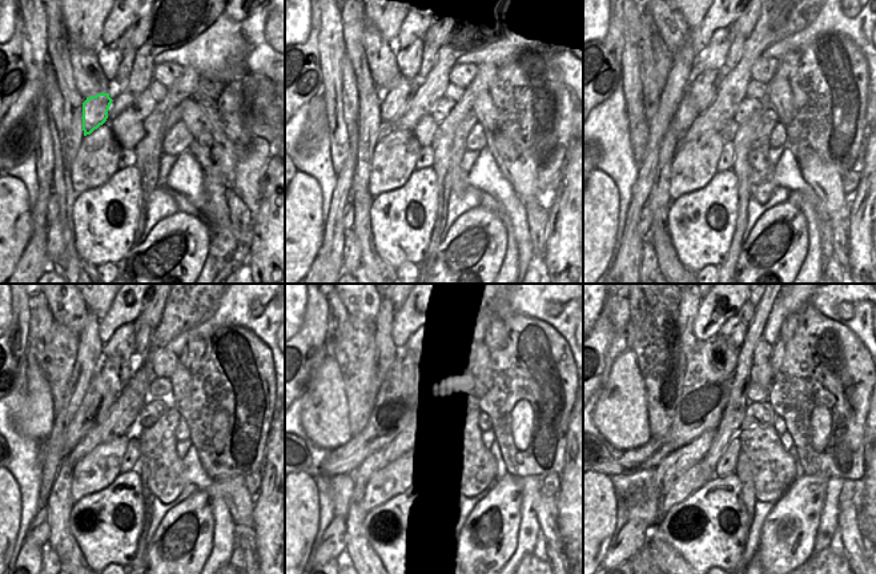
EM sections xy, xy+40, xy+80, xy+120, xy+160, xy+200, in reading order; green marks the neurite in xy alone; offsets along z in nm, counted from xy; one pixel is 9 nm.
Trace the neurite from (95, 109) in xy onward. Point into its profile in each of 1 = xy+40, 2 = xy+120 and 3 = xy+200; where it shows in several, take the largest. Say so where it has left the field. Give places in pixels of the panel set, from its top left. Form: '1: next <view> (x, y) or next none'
1: next xy+40 (397, 101)
2: next xy+120 (125, 369)
3: next xy+200 (727, 354)

